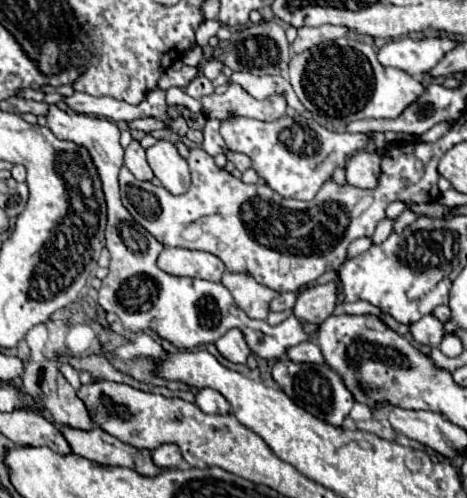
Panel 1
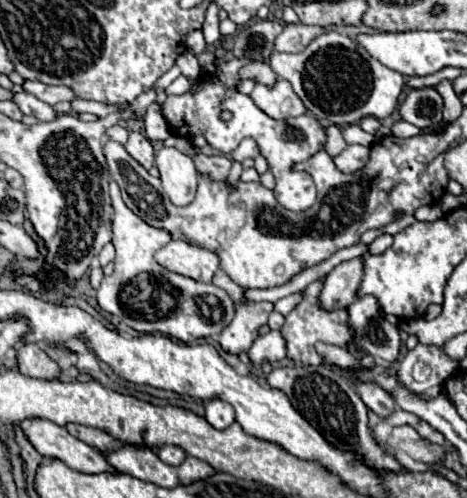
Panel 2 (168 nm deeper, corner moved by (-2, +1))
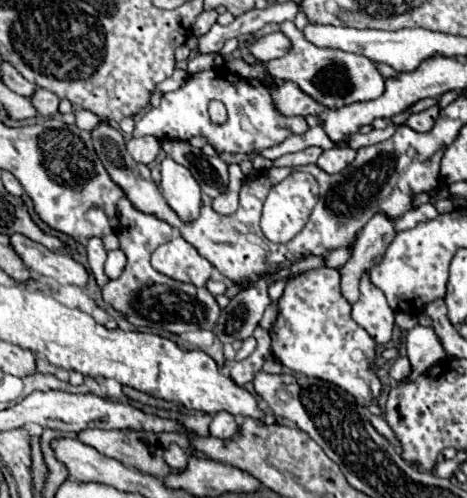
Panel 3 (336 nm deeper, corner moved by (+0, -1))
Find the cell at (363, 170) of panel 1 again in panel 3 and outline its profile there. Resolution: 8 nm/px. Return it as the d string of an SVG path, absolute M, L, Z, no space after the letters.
M350 147L328 149L328 151L324 151L324 153L318 157L316 165L318 165L320 169L324 169L326 173L340 173L340 171L344 171L344 169L352 163L354 155L356 155L356 151L350 149Z

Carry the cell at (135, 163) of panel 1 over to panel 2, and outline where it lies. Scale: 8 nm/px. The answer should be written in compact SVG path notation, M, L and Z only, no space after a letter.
M130 133L130 139L124 147L144 169L152 169L154 149L152 149L152 143L142 133Z

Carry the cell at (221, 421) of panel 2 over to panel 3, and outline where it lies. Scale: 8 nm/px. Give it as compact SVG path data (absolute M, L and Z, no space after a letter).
M220 411L210 425L210 435L218 437L218 439L230 439L234 433L238 431L238 425L234 421L234 417L226 411Z

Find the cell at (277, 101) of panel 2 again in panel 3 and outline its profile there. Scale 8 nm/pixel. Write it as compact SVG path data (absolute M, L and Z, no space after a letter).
M288 81L272 91L272 99L274 105L278 107L280 113L284 115L320 115L324 111L324 105L320 105L318 101L312 101L312 97L308 97L296 83Z

